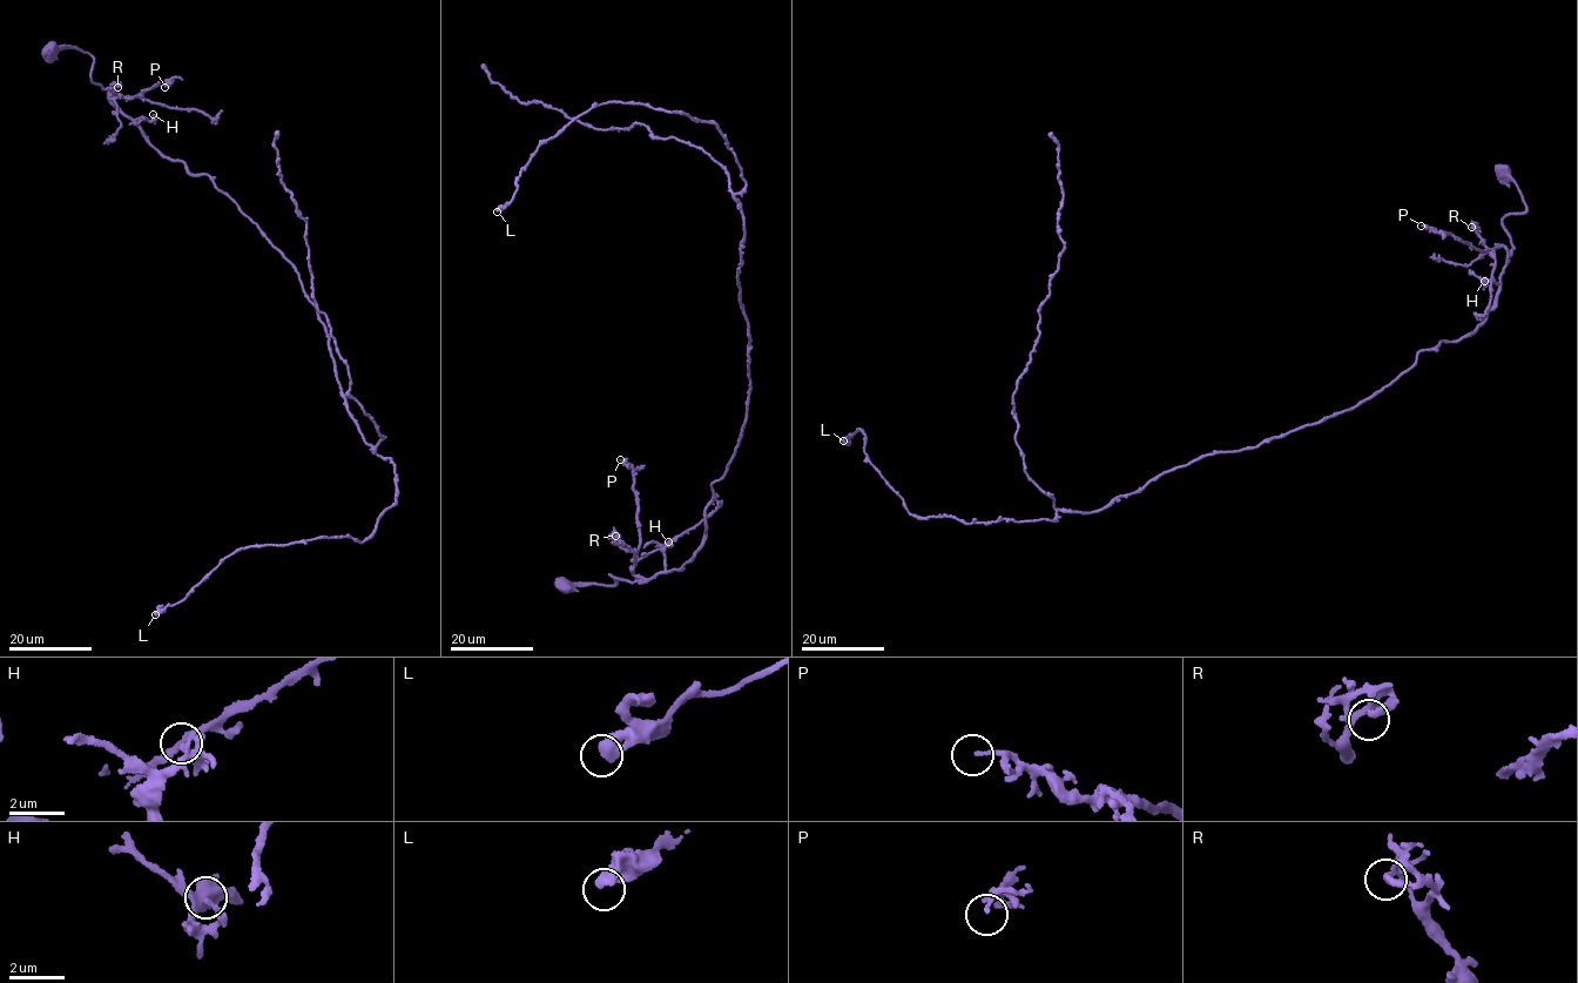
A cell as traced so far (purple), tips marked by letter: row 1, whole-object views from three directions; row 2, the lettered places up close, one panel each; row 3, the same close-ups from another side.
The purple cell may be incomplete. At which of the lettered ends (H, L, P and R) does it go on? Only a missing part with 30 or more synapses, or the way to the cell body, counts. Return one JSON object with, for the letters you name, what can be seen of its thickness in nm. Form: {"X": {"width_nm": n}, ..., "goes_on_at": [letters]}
{"goes_on_at": []}

